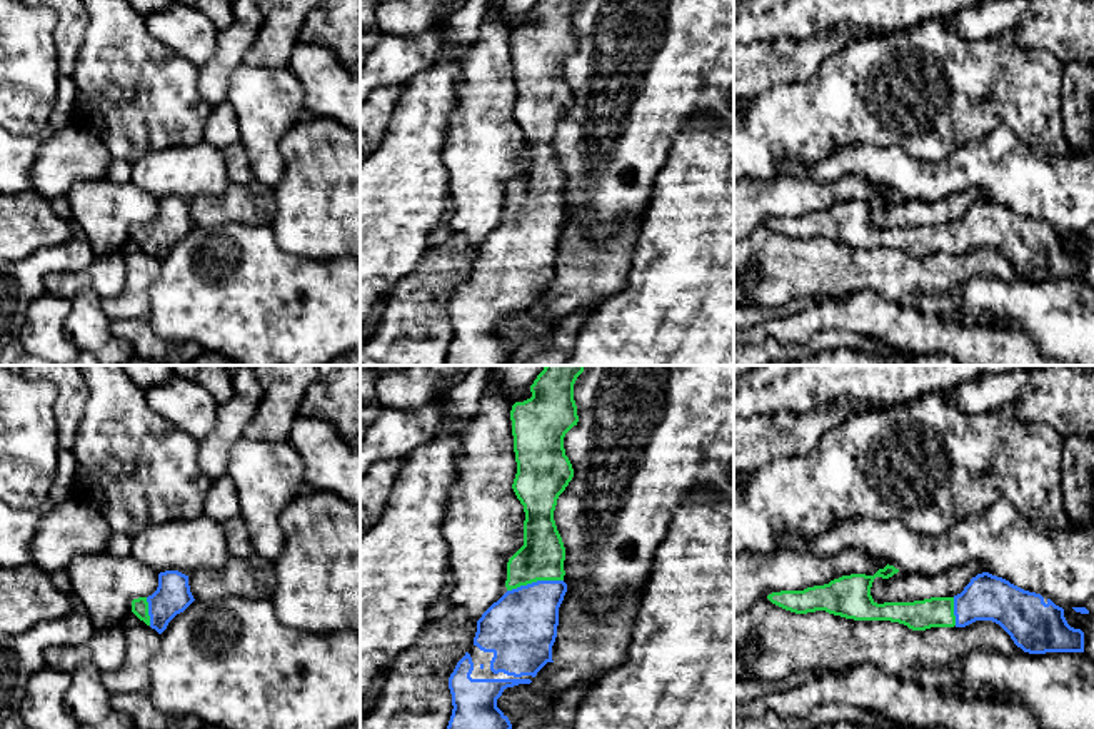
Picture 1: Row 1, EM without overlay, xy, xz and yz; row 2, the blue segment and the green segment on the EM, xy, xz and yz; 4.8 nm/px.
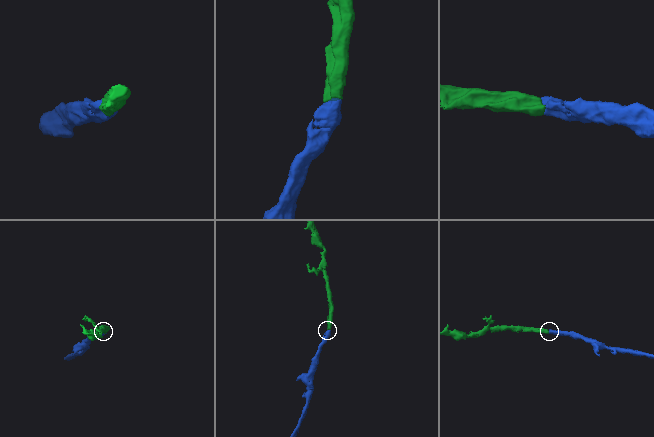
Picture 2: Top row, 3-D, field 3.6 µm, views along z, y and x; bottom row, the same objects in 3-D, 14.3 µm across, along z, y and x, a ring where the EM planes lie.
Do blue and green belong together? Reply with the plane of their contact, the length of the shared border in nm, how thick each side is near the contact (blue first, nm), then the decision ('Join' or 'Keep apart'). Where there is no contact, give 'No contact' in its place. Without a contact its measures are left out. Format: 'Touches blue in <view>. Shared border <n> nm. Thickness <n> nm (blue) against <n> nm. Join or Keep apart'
Touches blue in xz. Shared border 280 nm. Thickness 340 nm (blue) against 220 nm. Join

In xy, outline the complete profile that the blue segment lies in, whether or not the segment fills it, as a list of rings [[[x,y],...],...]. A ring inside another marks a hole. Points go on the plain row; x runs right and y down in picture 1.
[[[165,197],[158,200],[158,214],[152,222],[132,227],[132,239],[162,260],[168,249],[193,227],[188,202],[178,197]]]

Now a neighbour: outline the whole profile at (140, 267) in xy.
[[[133,239],[122,247],[125,284],[115,297],[103,297],[102,309],[110,320],[150,317],[148,290],[160,272],[160,260]]]

